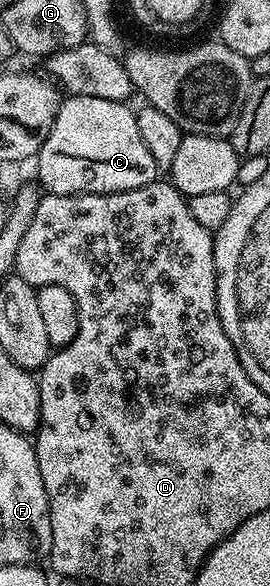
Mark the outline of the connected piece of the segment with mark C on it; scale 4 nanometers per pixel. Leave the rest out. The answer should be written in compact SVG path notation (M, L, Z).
M68 96L60 104L57 119L38 151L38 184L47 193L69 195L70 193L120 193L148 185L149 182L156 180L157 170L153 163L153 155L149 155L149 150L146 149L140 133L137 132L137 119L129 106L130 104L109 99Z

